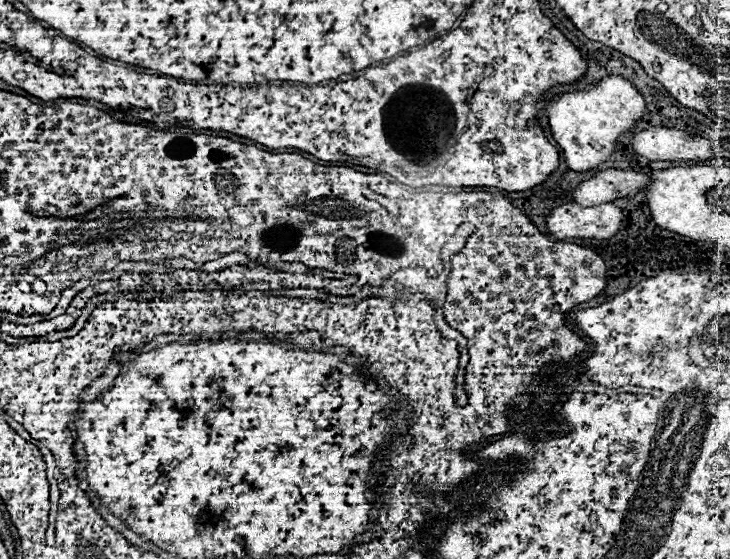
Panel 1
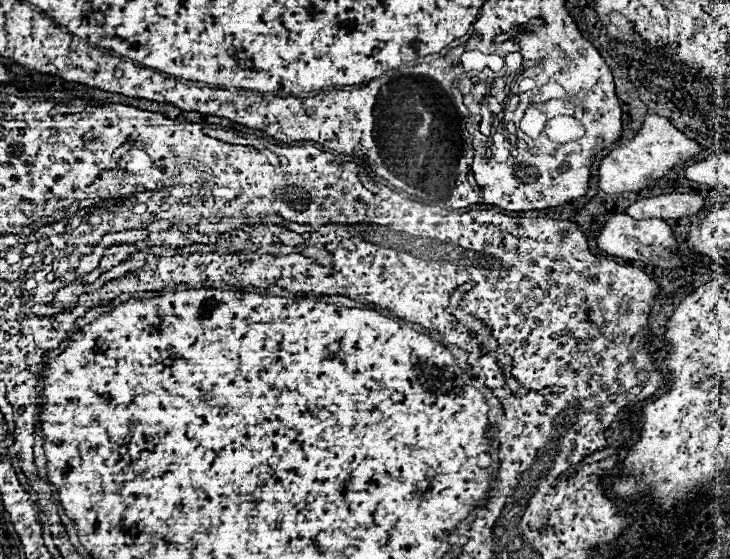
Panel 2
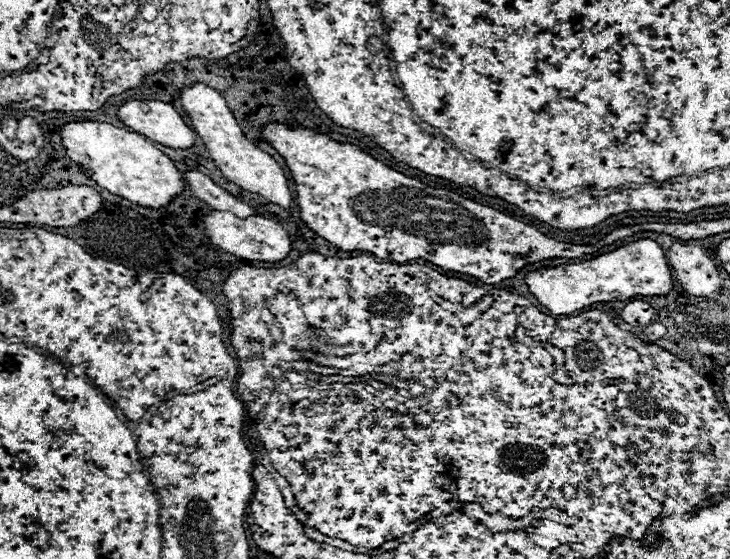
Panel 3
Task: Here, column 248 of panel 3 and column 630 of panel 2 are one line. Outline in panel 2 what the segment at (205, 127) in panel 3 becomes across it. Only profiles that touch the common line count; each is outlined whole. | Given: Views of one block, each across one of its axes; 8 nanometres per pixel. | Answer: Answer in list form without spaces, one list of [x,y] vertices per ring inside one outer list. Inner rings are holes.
[[[648,114],[644,118],[644,124],[642,124],[640,132],[630,142],[626,142],[624,146],[612,150],[602,160],[602,164],[598,168],[598,172],[600,172],[600,190],[604,190],[606,194],[644,190],[644,188],[652,186],[654,180],[666,176],[674,166],[692,160],[700,152],[702,152],[702,146],[696,140],[682,134],[680,130],[676,130],[670,124],[670,120],[666,120],[662,116],[656,116],[656,114]]]

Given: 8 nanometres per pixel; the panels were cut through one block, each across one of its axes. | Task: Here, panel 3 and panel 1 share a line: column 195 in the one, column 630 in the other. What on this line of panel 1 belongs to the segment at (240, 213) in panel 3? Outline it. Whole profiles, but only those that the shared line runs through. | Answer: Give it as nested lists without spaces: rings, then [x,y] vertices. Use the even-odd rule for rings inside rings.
[[[608,168],[608,170],[594,172],[590,178],[582,180],[572,190],[572,200],[584,206],[614,202],[616,198],[624,198],[632,192],[642,190],[646,182],[648,182],[646,174],[620,170],[620,168]]]

